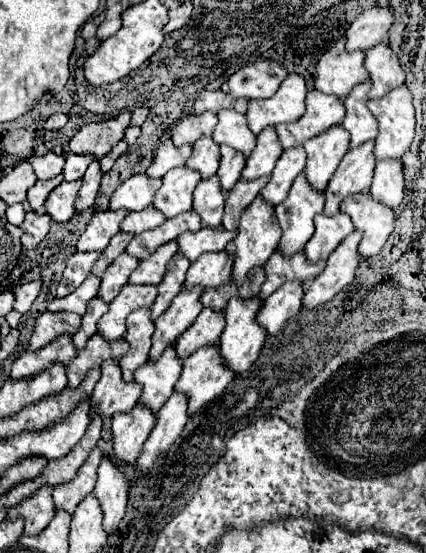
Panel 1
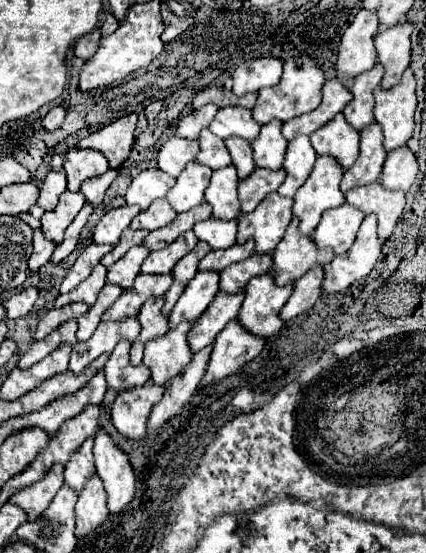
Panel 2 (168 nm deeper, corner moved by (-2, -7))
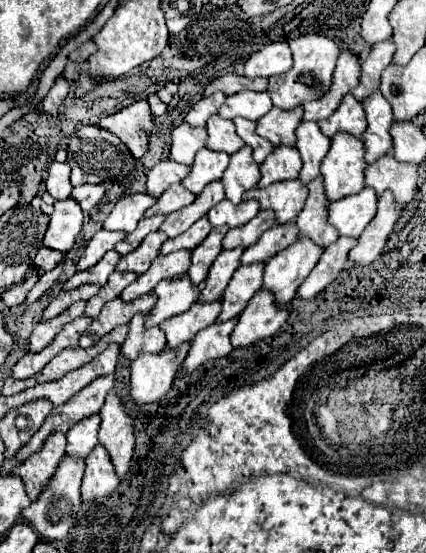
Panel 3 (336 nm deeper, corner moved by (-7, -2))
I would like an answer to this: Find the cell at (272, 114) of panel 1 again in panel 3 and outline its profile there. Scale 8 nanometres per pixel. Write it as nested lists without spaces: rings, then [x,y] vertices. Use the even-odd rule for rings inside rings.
[[[324,34],[298,36],[294,40],[290,40],[290,48],[292,48],[294,66],[286,74],[272,76],[270,84],[268,84],[268,94],[272,96],[274,106],[278,106],[282,110],[290,110],[294,106],[304,104],[306,100],[316,100],[316,98],[324,96],[332,84],[332,72],[336,66],[336,58],[340,54],[338,44]]]

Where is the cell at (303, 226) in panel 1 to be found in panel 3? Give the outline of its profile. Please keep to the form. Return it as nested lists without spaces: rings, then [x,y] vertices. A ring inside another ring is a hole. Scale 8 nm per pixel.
[[[348,132],[336,134],[320,168],[328,200],[338,200],[364,188],[364,168],[364,142]]]

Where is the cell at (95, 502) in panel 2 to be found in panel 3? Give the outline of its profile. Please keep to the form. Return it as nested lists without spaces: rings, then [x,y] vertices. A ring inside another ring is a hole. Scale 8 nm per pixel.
[[[96,444],[96,448],[86,458],[86,470],[82,480],[82,500],[94,502],[98,498],[110,496],[120,480],[116,478],[116,470],[112,466],[110,454],[102,444]]]

